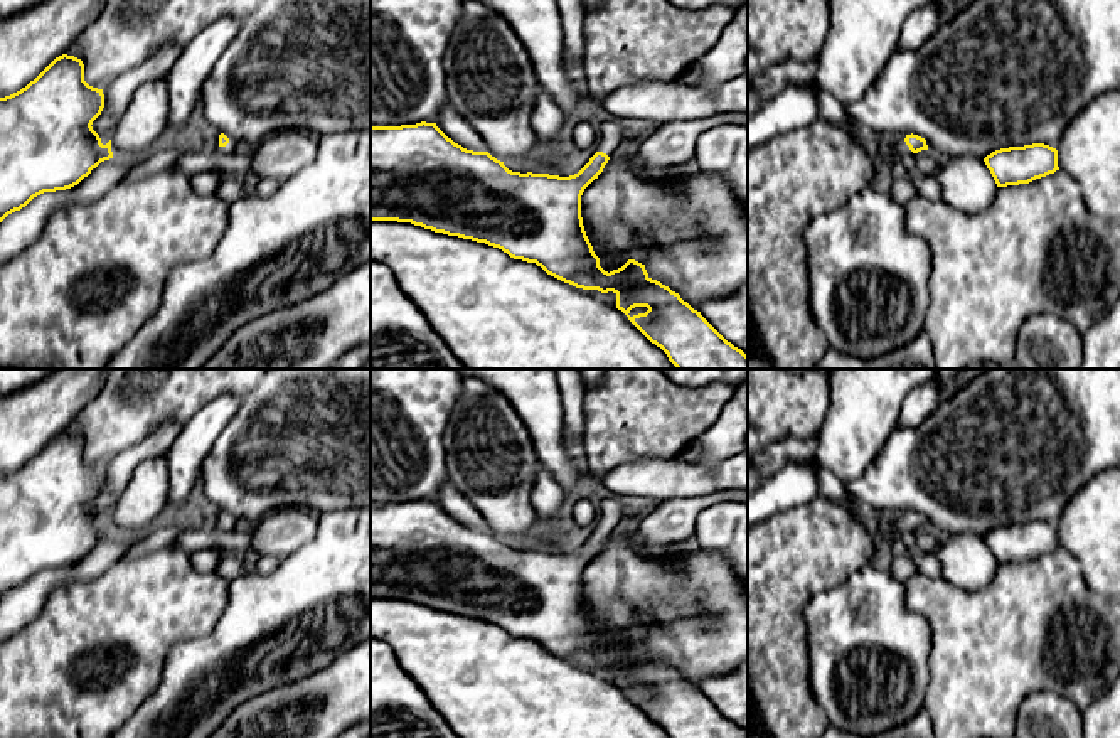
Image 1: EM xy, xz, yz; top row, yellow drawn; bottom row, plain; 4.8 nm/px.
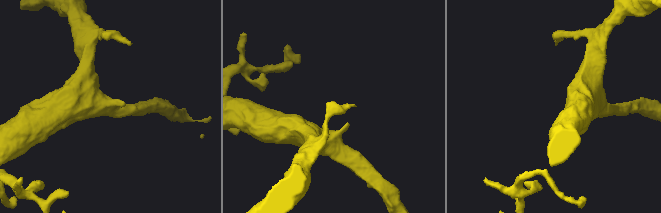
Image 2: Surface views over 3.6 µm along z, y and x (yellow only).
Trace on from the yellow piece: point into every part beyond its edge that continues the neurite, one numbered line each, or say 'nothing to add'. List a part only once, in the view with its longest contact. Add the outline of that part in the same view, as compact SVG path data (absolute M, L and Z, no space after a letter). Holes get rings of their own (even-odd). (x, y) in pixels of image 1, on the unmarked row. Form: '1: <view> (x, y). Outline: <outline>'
nothing to add

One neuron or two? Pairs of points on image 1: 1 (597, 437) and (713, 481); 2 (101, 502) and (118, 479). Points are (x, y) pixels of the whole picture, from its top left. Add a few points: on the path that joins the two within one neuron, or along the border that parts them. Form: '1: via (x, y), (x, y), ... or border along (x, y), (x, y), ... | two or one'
1: border along (674, 455), (639, 457), (615, 469) | two
2: via (106, 497), (115, 484) | one

